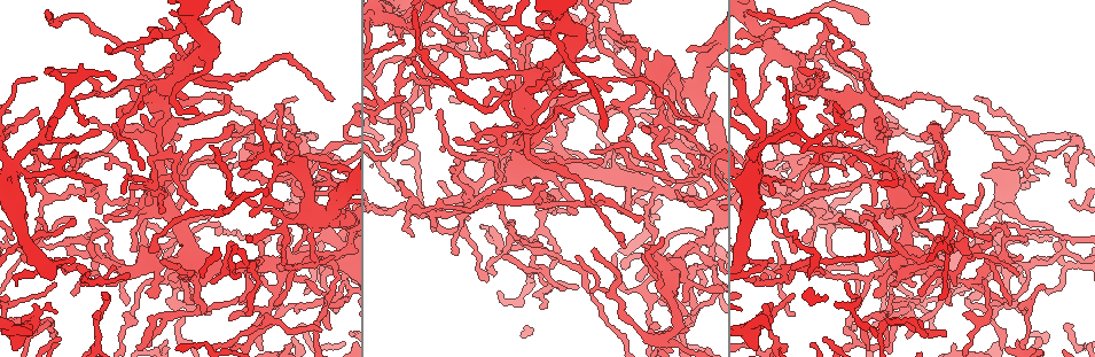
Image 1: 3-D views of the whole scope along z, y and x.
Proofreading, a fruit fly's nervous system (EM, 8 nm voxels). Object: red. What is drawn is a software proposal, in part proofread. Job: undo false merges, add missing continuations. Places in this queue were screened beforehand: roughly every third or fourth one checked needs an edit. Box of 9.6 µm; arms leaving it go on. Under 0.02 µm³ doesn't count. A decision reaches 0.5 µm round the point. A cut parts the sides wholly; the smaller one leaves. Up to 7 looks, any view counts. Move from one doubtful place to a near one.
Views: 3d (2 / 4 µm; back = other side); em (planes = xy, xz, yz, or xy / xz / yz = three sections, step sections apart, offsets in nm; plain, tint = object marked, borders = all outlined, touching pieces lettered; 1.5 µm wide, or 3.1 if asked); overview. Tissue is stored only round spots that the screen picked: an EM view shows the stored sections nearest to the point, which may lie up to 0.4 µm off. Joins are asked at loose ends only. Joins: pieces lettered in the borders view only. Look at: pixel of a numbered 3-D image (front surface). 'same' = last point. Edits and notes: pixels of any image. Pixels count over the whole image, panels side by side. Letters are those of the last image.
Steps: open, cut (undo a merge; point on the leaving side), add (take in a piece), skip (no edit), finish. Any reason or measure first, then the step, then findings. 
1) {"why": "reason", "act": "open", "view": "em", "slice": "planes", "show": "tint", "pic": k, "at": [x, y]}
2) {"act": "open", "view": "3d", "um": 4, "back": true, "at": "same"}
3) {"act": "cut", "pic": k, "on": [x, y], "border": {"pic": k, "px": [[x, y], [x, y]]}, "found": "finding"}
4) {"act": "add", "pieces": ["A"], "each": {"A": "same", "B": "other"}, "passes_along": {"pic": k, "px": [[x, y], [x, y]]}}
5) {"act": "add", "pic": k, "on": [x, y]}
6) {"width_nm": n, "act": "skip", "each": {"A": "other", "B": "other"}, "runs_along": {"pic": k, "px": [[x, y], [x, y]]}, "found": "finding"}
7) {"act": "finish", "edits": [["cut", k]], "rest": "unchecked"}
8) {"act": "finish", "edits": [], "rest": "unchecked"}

{"why": "calibre changes", "act": "open", "view": "3d", "um": 4, "pic": 1, "at": [816, 218]}

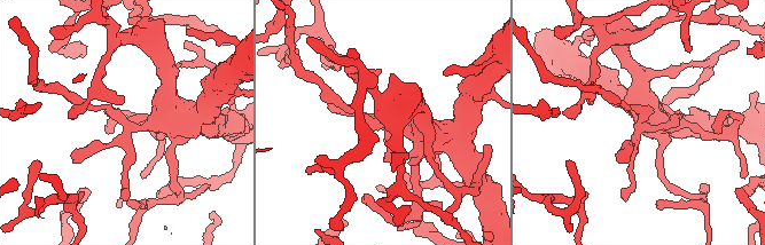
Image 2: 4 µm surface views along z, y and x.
{"act": "open", "view": "em", "slice": "planes", "show": "borders", "pic": 2, "at": [125, 122]}

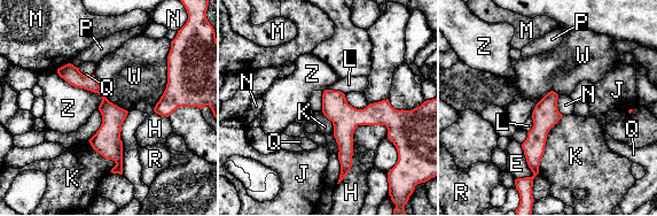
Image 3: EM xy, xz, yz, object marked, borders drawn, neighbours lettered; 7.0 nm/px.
{"act": "skip", "each": {"E": "other", "H": "other", "J": "other", "K": "other", "L": "other", "M": "other", "N": "other", "P": "other", "Q": "other", "R": "other", "W": "other", "Z": "other"}, "found": "continuous, no second neuron"}

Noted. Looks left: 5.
{"why": "branch point", "act": "open", "view": "em", "slice": "xz", "step": 8, "show": "borders", "pic": 1, "at": [325, 235]}

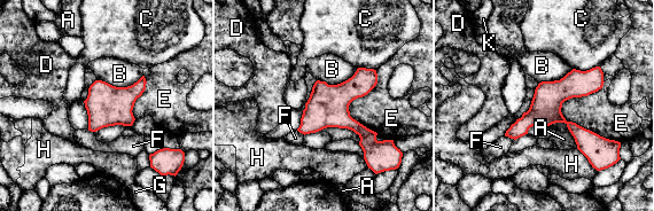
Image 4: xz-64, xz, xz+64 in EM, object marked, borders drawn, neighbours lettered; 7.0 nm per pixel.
{"act": "skip", "each": {"A": "other", "B": "other", "C": "other", "D": "other", "E": "other", "F": "other", "G": "other", "H": "other", "K": "other"}, "border": {"pic": 4, "px": [[549, 125], [563, 123], [577, 148]]}, "found": "continuous, no second neuron"}

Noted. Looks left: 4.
{"why": "tapers out", "act": "open", "view": "em", "slice": "xy", "step": 4, "show": "tint", "pic": 1, "at": [692, 314]}

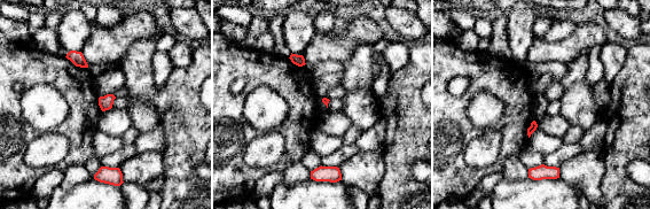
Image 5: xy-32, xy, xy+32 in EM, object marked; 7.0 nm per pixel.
{"why": "another direction", "act": "open", "view": "em", "slice": "planes", "show": "borders", "at": "same"}

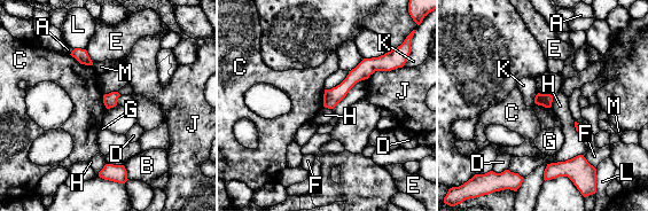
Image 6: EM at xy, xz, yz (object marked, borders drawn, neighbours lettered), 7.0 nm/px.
{"act": "skip", "each": {"A": "other", "B": "other", "C": "other", "D": "other", "E": "other", "F": "other", "G": "other", "H": "other", "J": "other", "K": "other", "L": "other", "M": "other"}, "border": {"pic": 6, "px": [[69, 54], [80, 63], [92, 65]]}, "found": "none of them fits"}

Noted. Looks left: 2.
{"act": "finish", "edits": [], "rest": "unchecked"}

